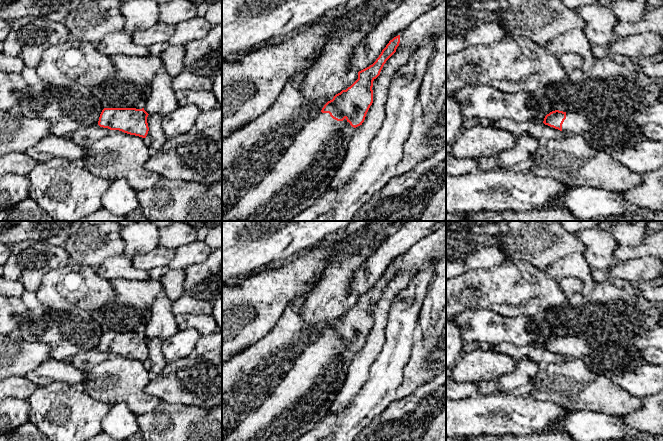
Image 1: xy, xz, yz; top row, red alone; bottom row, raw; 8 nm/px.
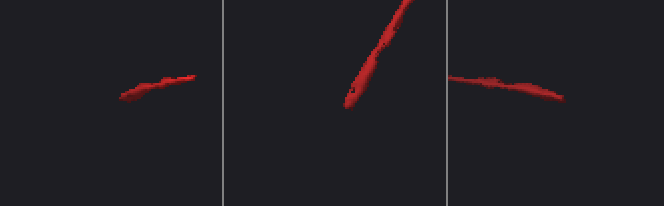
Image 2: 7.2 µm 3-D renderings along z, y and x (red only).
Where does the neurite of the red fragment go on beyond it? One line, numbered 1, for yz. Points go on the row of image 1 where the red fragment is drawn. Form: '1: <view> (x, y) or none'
1: none

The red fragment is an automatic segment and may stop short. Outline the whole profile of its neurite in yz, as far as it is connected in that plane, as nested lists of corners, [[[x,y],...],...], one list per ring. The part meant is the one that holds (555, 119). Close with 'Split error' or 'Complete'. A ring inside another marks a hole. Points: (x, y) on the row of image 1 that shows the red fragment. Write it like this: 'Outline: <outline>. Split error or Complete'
Outline: [[[555,110],[547,114],[543,123],[555,129],[562,131],[562,124],[566,119],[566,112]]]. Complete

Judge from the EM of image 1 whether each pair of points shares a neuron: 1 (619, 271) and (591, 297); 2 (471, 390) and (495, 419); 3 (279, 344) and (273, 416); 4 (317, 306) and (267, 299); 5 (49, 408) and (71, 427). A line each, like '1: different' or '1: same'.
1: different
2: different
3: different
4: different
5: same

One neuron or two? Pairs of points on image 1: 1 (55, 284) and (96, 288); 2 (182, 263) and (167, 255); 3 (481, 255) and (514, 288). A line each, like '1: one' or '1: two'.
1: one
2: two
3: two

